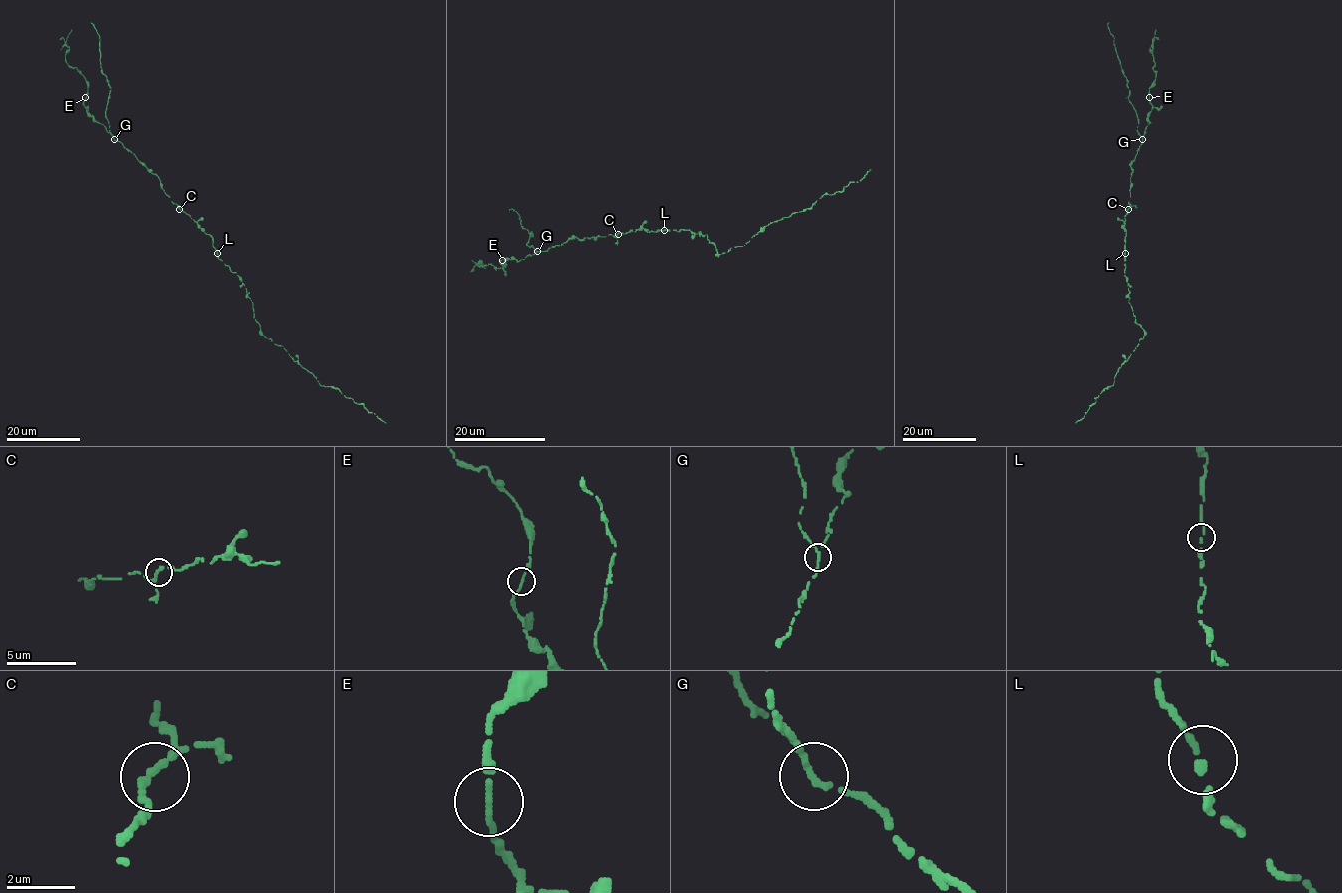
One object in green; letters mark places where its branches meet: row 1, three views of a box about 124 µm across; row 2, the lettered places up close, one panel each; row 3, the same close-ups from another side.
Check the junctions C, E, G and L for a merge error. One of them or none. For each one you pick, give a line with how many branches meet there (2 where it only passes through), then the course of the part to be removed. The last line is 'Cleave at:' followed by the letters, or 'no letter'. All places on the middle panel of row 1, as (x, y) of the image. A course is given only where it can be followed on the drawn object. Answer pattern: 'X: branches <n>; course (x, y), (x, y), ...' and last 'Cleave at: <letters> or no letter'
G: branches 3; course (537, 251), (531, 245), (527, 245), (533, 234), (521, 225), (516, 211), (509, 211)
Cleave at: G

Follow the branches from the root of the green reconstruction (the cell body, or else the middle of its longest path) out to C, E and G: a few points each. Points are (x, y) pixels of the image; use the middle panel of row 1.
C: (659, 231), (637, 229), (618, 234)
E: (659, 231), (571, 237), (524, 259), (501, 264), (502, 259)
G: (659, 231), (637, 229), (619, 232), (615, 237), (571, 237), (561, 245), (537, 251)

